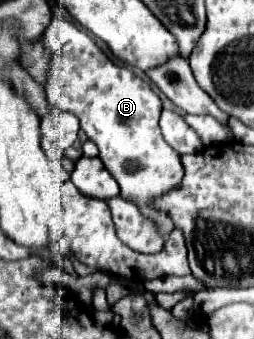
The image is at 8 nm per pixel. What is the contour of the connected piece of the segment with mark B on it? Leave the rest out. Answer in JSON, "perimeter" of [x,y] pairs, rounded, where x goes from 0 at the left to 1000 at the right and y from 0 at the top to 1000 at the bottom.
{"perimeter":[[[252,53],[205,59],[205,71],[165,100],[165,124],[205,153],[189,242],[173,254],[197,307],[220,313],[220,319],[283,330],[315,354],[315,378],[386,431],[409,490],[441,507],[441,519],[472,543],[472,578],[488,590],[512,590],[551,619],[551,631],[567,643],[606,655],[622,667],[622,684],[638,684],[638,696],[661,696],[685,678],[685,655],[669,649],[661,625],[606,614],[598,596],[717,543],[724,496],[717,496],[717,478],[709,478],[709,454],[669,425],[654,425],[654,413],[638,407],[638,389],[630,389],[630,372],[622,372],[638,301],[630,301],[622,277],[591,260],[583,242],[543,230],[535,218],[520,218],[504,201],[457,195],[370,130],[362,112],[346,112],[323,88],[307,88],[291,71],[276,71]]]}

